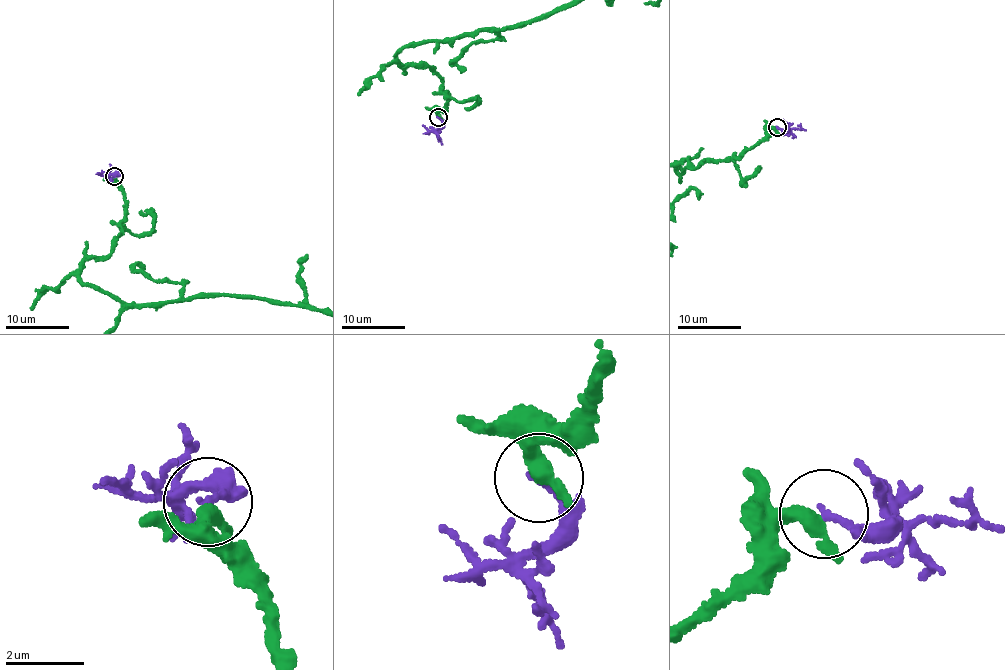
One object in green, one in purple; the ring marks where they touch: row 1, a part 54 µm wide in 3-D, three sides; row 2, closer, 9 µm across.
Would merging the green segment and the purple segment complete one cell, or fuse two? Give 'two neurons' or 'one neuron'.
two neurons

